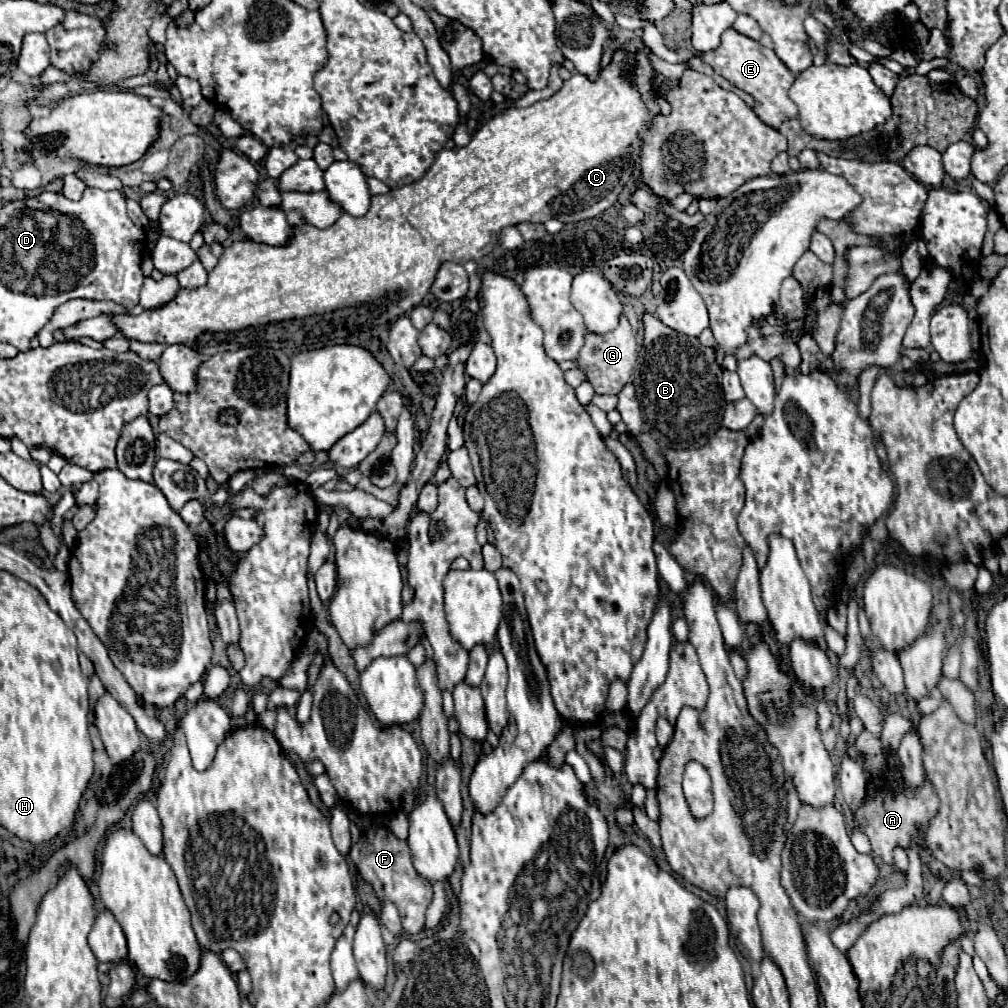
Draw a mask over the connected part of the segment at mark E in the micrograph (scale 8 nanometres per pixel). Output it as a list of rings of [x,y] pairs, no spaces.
[[[729,28],[723,36],[721,36],[721,46],[713,52],[707,52],[701,56],[707,64],[711,64],[711,68],[721,74],[725,80],[729,80],[735,88],[751,94],[755,98],[755,106],[753,112],[759,114],[759,118],[771,126],[771,128],[779,128],[785,120],[795,118],[797,116],[797,106],[795,102],[787,96],[791,84],[795,82],[793,72],[777,58],[777,54],[771,48],[761,46],[759,42],[735,32],[733,28]]]

